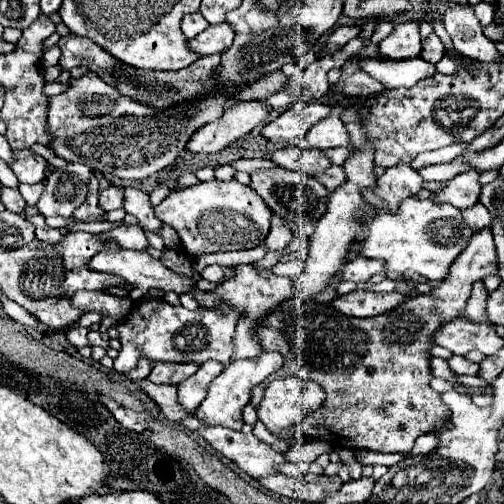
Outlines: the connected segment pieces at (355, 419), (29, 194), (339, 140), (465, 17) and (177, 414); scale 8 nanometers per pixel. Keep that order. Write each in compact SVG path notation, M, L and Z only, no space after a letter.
M482 229L474 233L464 247L464 251L456 257L450 277L444 279L438 287L434 287L430 293L422 293L418 297L406 299L404 305L390 311L388 315L358 319L348 317L344 313L338 313L330 305L322 305L320 301L306 301L302 297L292 297L288 301L282 301L280 307L276 307L272 313L268 313L260 325L254 327L256 339L262 345L262 351L278 351L284 357L282 369L278 369L274 375L270 375L266 381L262 381L258 387L252 389L252 405L258 407L262 401L262 393L266 385L284 375L300 375L300 377L312 377L318 381L324 391L328 391L328 409L340 411L340 415L310 415L310 419L302 421L302 431L308 437L326 439L336 447L346 449L368 449L368 451L380 451L380 453L406 453L412 449L414 441L422 433L440 431L448 425L450 409L442 403L440 393L430 389L430 363L426 349L432 345L430 337L436 329L442 327L440 315L444 315L446 321L452 321L456 317L462 317L466 301L470 297L472 283L476 279L482 279L486 275L496 275L496 257L494 257L494 241L490 237L490 229Z
M34 183L34 185L20 185L18 189L20 189L22 197L26 199L26 203L28 203L28 205L34 205L34 203L38 201L38 197L42 195L42 189L44 189L44 187L46 187L44 183Z
M334 105L332 113L310 129L310 133L306 135L306 141L310 143L310 147L330 149L330 147L340 147L340 145L350 145L340 113L342 113L342 107Z
M448 1L448 13L444 19L444 27L448 35L452 37L454 49L464 55L478 61L494 61L498 59L498 51L490 39L484 37L480 21L476 19L472 7L466 9L454 9L454 3Z
M142 379L142 381L138 381L138 387L148 395L150 401L154 401L158 405L164 419L178 423L180 419L188 417L188 415L182 415L182 411L178 409L174 385L154 385L148 379Z

